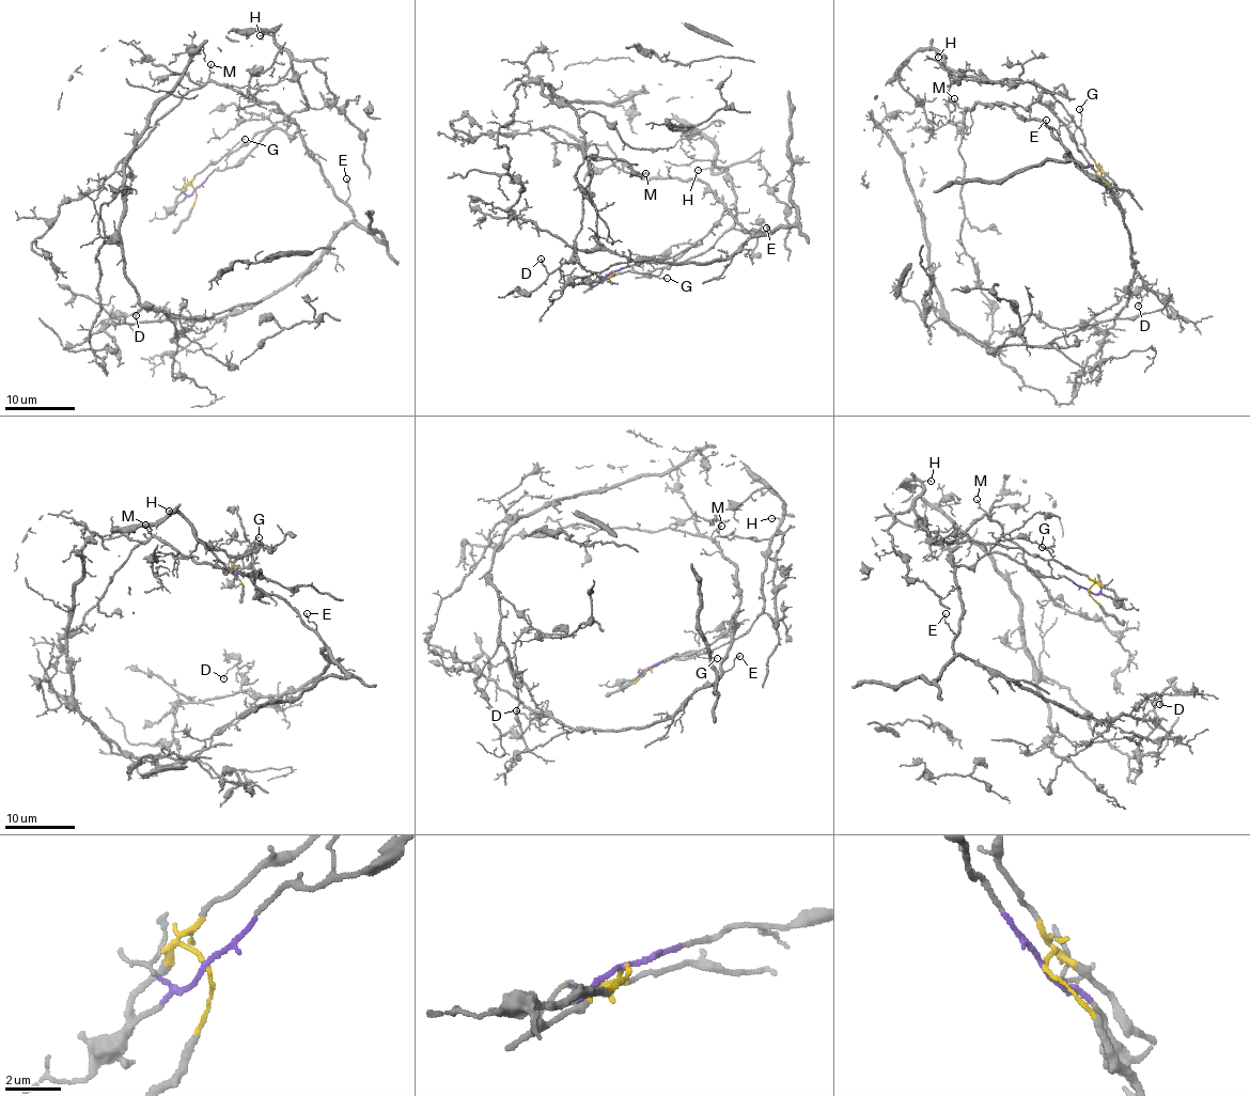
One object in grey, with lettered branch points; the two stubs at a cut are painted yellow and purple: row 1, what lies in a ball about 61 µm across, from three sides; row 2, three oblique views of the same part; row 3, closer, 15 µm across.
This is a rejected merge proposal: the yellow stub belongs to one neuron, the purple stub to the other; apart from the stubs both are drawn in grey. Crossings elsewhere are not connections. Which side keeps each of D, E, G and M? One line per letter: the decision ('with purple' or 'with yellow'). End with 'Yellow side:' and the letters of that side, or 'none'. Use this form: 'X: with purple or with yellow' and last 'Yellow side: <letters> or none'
D: with purple
E: with purple
G: with yellow
M: with purple
Yellow side: G

